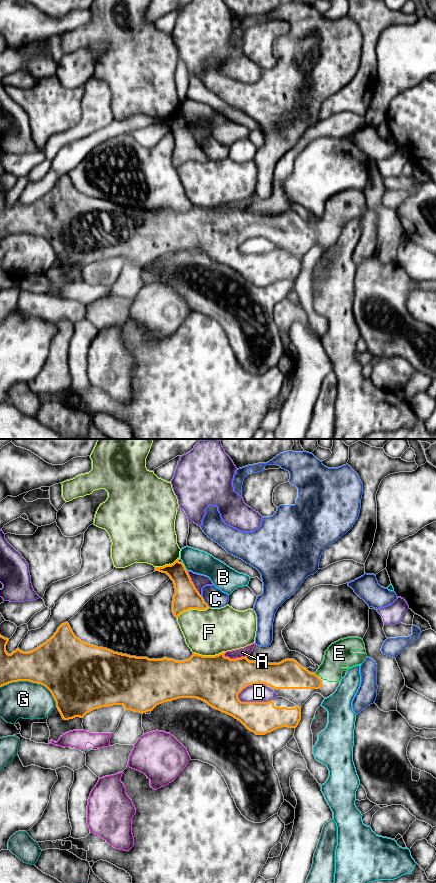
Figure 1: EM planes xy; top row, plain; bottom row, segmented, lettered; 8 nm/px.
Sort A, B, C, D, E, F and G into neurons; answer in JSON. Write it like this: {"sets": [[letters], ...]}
{"sets": [["A"], ["B"], ["C"], ["D"], ["E"], ["F"], ["G"]]}

